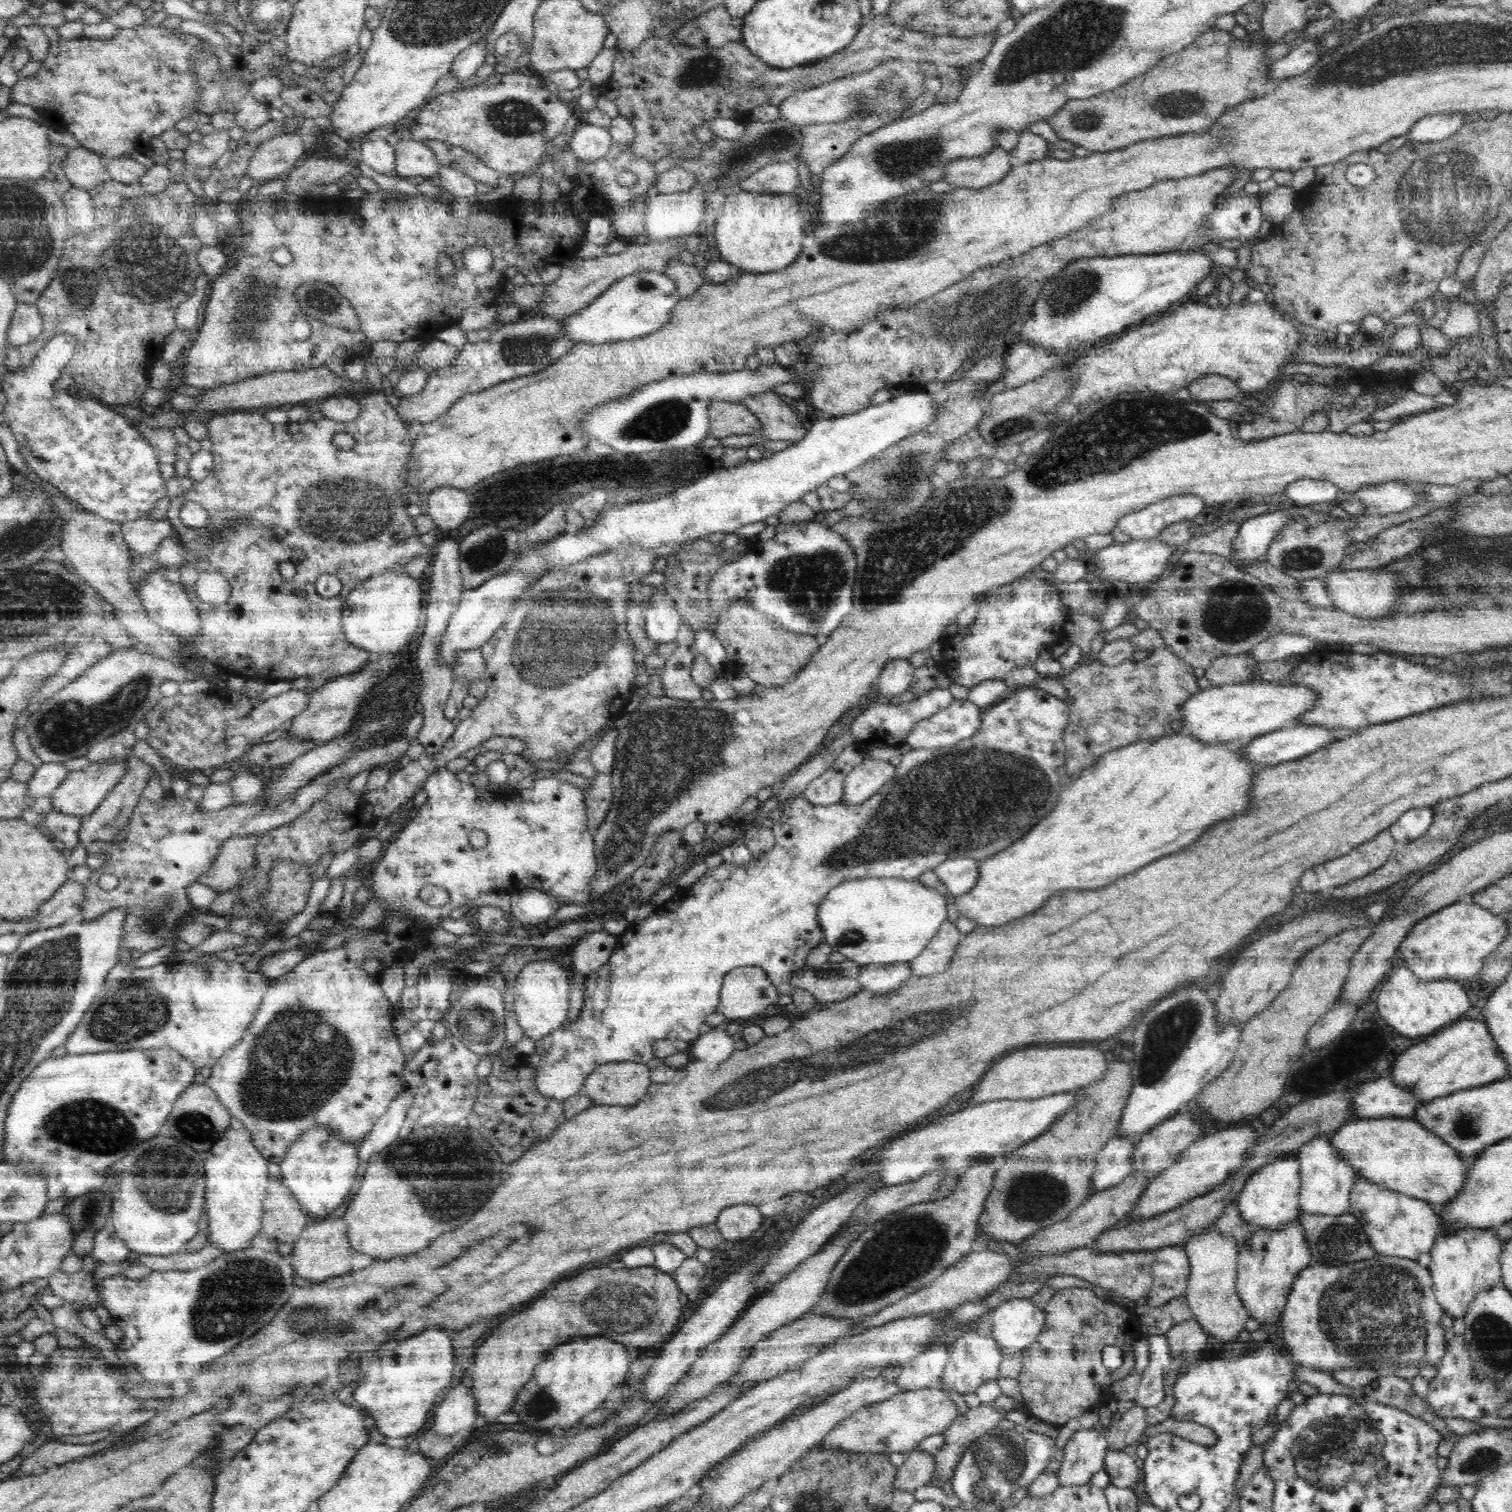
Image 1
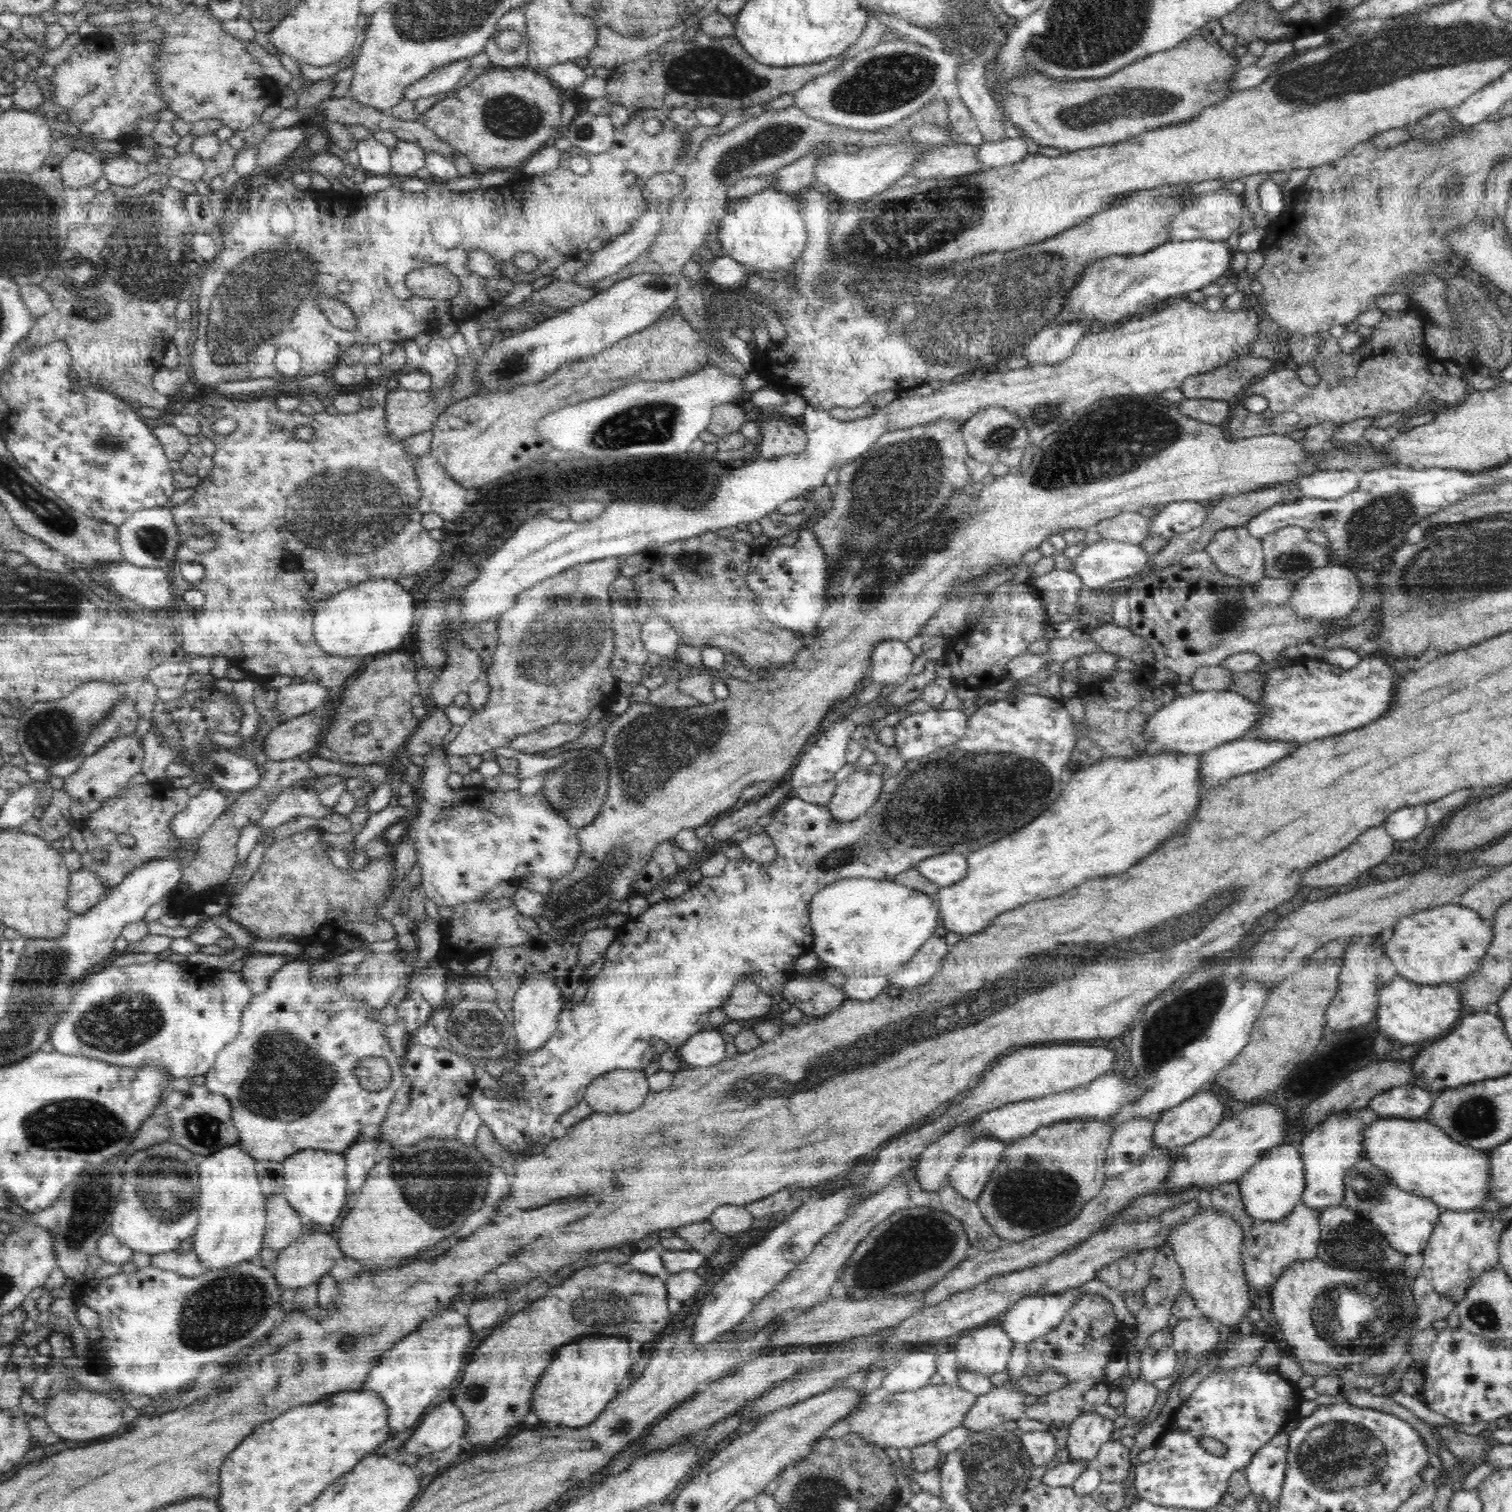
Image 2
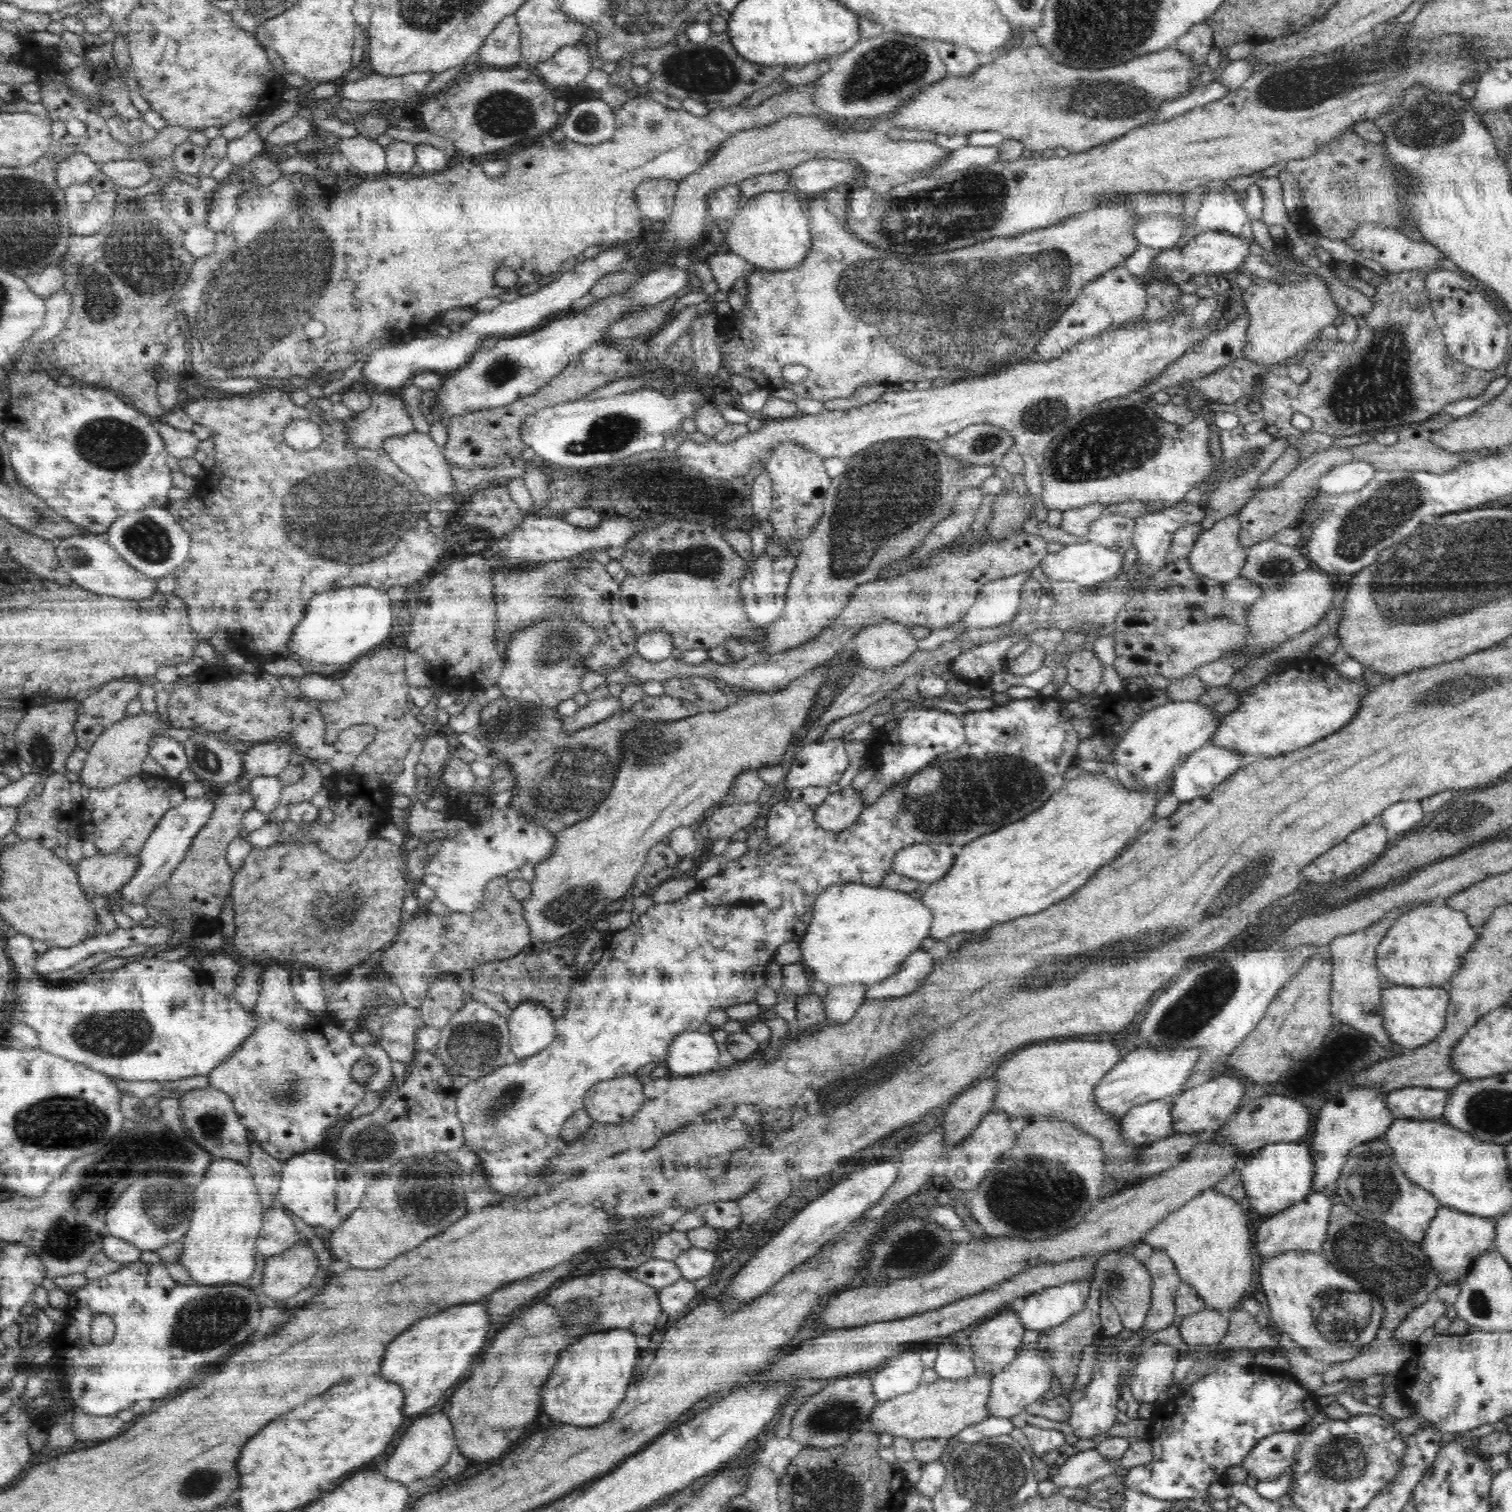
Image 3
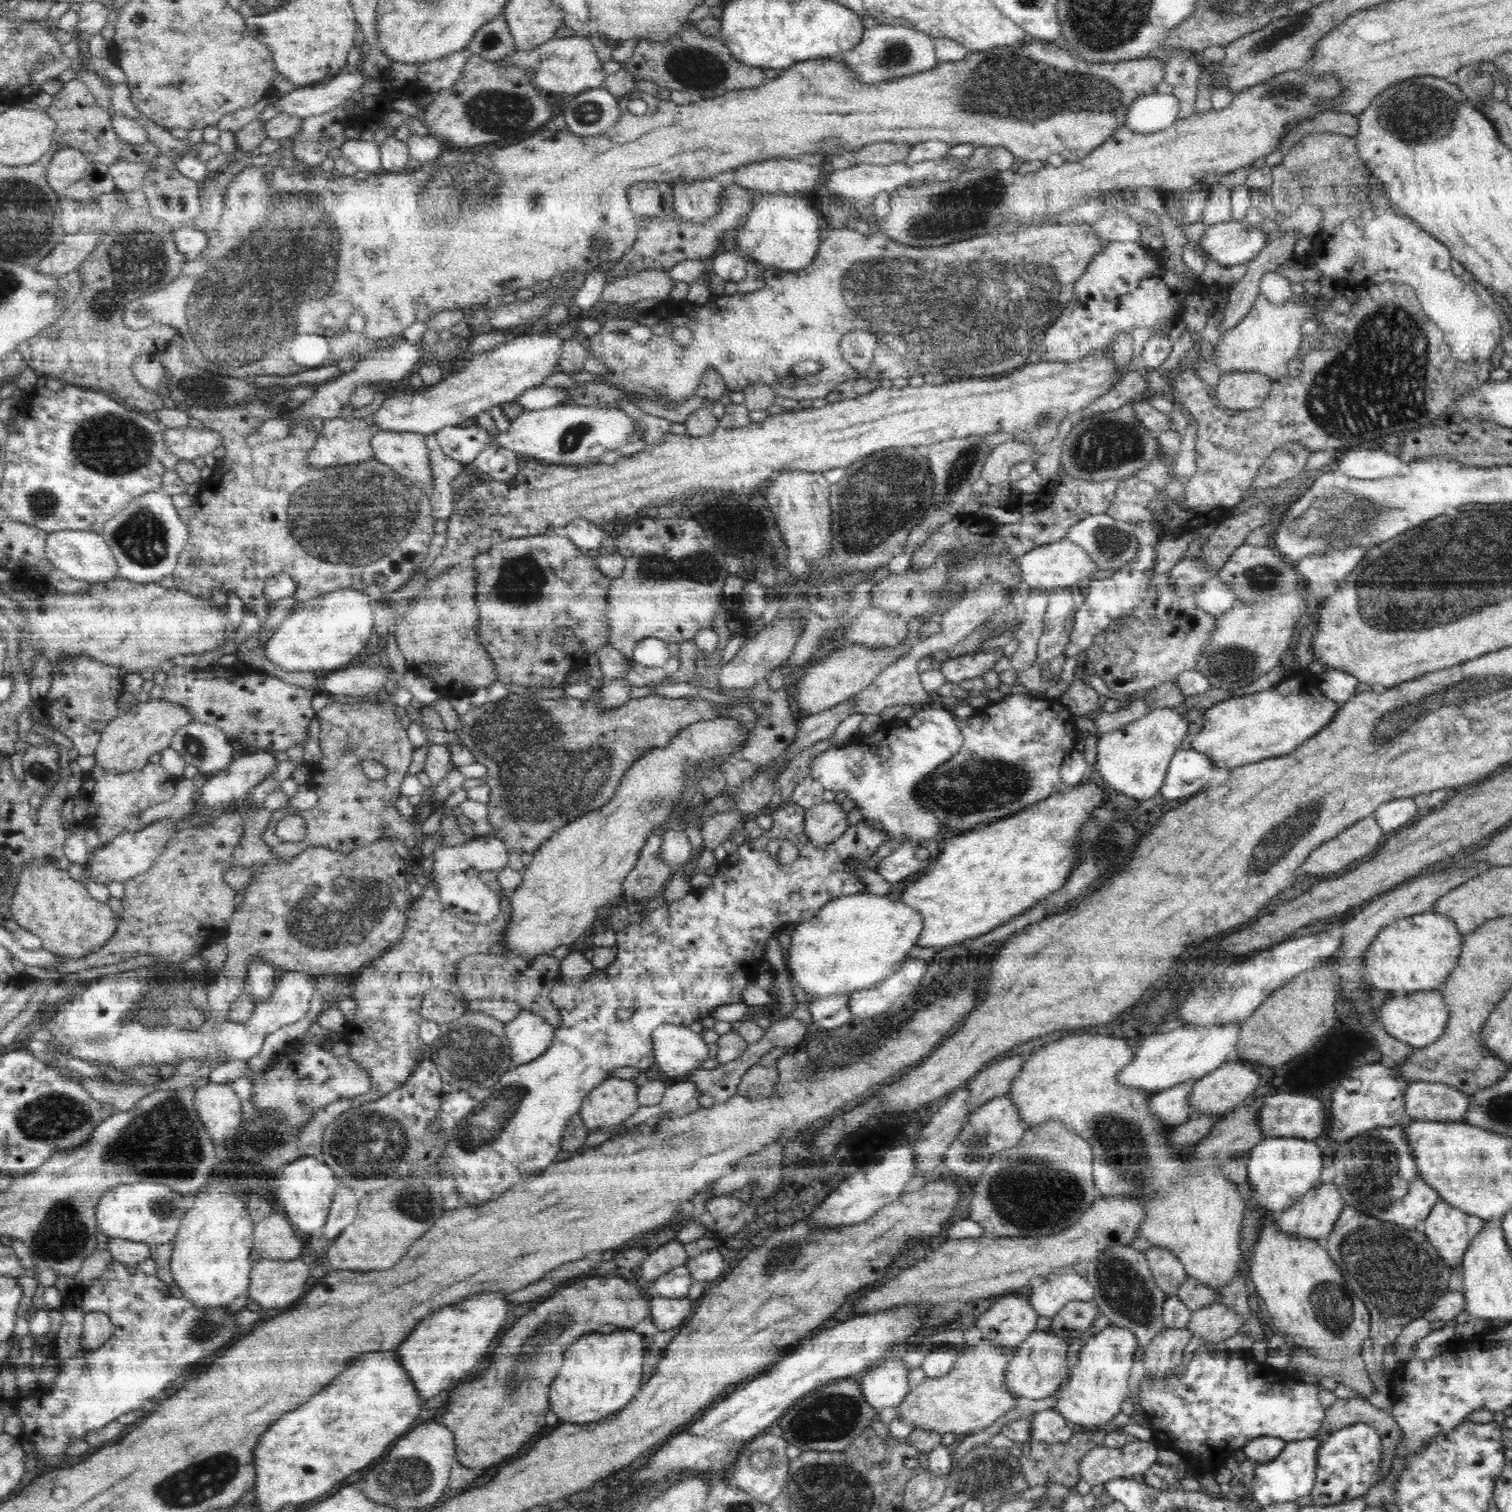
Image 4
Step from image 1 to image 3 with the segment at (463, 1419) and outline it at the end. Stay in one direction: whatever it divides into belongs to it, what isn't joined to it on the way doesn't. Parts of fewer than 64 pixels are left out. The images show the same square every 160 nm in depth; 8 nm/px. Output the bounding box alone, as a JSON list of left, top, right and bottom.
[384,1412,454,1487]

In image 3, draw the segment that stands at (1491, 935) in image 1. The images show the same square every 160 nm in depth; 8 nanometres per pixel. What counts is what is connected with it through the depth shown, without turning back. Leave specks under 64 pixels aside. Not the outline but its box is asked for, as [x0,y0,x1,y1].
[1375,904,1480,986]

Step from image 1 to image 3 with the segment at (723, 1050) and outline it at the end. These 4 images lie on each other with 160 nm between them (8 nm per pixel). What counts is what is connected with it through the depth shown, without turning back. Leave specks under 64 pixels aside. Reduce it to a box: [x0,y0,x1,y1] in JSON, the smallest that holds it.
[662,1032,720,1076]

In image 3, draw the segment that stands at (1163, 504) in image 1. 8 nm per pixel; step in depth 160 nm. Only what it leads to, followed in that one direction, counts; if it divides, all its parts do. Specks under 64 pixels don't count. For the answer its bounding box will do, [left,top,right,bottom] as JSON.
[1088,511,1134,553]

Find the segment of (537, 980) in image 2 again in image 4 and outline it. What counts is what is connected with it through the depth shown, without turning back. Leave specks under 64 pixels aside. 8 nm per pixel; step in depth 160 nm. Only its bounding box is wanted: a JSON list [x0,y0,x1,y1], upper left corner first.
[505,1009,556,1064]

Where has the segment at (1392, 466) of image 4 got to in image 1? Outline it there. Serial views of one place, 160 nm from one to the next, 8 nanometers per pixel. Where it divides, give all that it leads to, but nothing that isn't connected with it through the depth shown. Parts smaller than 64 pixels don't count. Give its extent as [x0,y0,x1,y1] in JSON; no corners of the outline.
[1284,479,1339,506]

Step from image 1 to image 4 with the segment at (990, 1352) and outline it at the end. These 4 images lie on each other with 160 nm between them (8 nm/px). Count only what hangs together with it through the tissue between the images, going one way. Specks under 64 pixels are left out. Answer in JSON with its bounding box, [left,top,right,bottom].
[976,1293,1038,1350]

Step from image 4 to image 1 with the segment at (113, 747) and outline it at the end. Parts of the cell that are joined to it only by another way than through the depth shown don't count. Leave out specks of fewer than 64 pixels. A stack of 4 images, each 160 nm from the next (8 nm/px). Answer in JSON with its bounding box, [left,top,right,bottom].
[49,757,130,817]

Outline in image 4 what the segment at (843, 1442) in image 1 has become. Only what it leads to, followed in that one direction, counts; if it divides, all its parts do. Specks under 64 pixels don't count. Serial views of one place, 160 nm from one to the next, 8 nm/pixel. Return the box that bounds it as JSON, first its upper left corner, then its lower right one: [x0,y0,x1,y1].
[898,1341,1018,1438]

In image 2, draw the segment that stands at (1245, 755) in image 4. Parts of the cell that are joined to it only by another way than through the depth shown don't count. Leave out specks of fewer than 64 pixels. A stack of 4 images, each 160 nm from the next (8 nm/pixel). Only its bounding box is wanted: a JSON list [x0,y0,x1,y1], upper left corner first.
[1244,654,1400,745]

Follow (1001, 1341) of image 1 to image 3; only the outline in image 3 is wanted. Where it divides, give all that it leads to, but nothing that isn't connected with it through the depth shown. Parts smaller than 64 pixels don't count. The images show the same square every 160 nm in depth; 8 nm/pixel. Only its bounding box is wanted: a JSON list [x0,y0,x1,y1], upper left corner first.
[1018,1281,1093,1330]

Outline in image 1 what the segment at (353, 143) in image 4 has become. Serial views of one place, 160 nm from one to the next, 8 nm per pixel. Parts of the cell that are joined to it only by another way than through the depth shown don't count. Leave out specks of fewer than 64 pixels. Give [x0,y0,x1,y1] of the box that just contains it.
[362,134,396,175]

